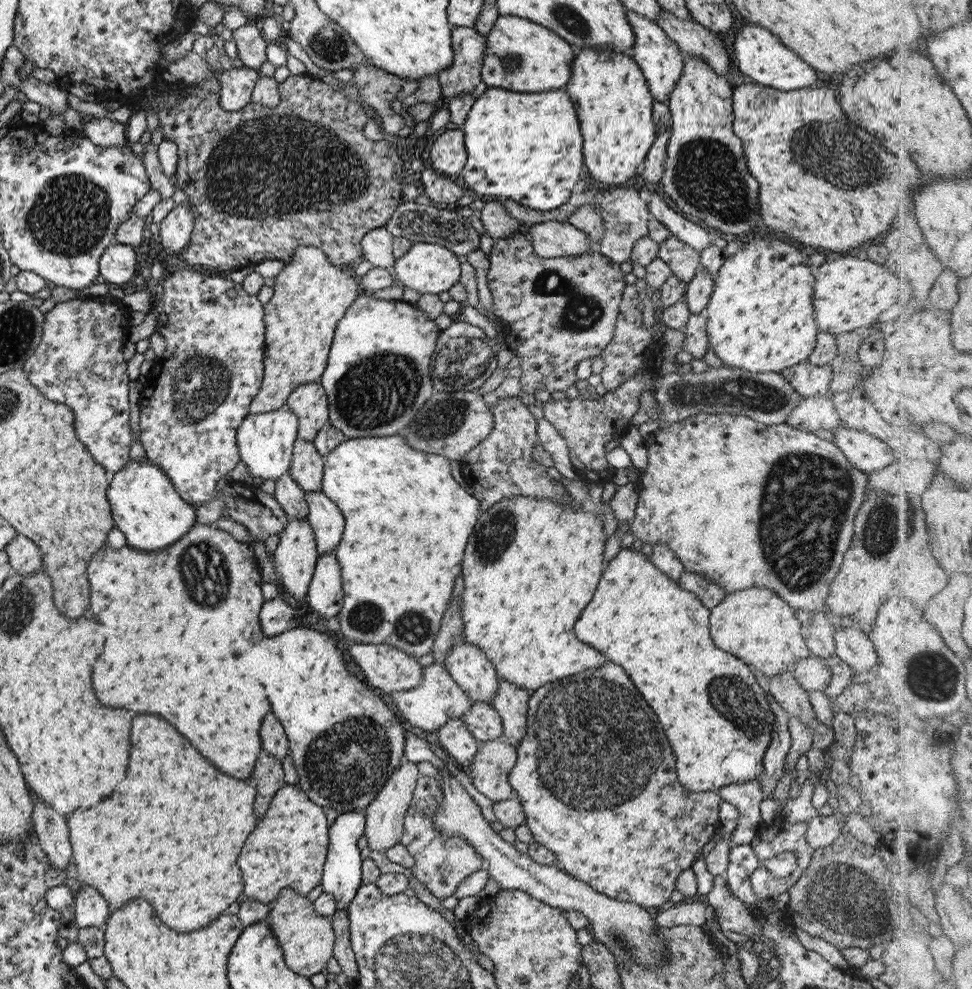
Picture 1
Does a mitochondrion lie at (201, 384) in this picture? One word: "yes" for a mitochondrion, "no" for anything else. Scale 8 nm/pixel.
yes

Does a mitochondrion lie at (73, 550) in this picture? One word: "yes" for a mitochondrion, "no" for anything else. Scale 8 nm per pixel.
no

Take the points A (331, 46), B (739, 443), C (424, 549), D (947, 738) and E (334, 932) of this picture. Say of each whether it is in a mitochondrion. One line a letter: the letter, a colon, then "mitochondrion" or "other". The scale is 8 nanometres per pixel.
A: mitochondrion
B: other
C: other
D: other
E: other

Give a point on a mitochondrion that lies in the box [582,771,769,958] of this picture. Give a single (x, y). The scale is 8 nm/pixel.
(618, 936)

